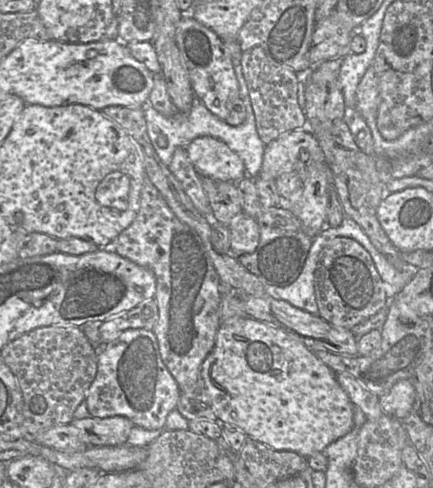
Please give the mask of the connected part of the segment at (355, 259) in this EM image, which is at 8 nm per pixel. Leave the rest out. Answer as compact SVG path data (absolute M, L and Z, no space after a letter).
M335 237L320 251L314 272L314 292L319 316L333 326L348 330L368 320L382 308L389 308L393 300L386 296L382 279L369 252L359 242L347 237Z

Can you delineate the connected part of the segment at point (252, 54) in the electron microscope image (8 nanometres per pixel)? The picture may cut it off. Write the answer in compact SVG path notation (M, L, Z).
M259 46L242 52L241 65L255 116L256 129L265 145L285 133L308 127L305 112L298 103L299 80L295 71L271 61Z

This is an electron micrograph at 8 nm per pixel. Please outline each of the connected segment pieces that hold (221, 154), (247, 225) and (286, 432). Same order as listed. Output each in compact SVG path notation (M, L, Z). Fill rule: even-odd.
M200 136L187 145L185 150L201 177L231 183L246 177L241 158L219 139Z
M242 213L227 227L229 228L231 255L237 258L256 250L260 233L259 225L254 218Z
M251 317L232 318L220 324L216 333L214 347L201 365L200 377L205 383L207 393L211 400L212 410L217 419L224 424L241 430L247 437L251 437L277 451L291 451L308 458L314 453L322 453L328 445L345 436L354 426L354 405L338 383L336 374L295 336L289 335L284 330L252 319Z

